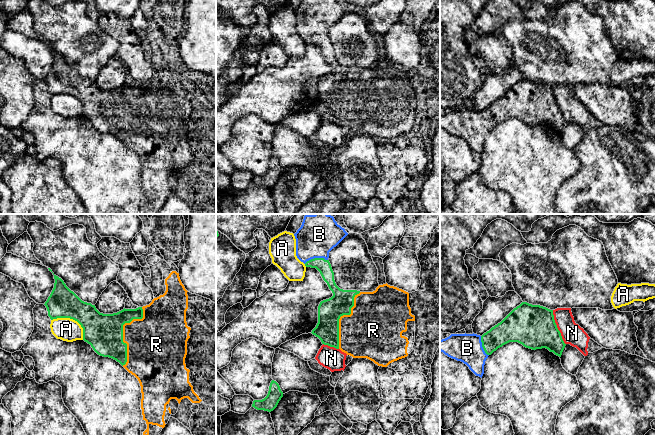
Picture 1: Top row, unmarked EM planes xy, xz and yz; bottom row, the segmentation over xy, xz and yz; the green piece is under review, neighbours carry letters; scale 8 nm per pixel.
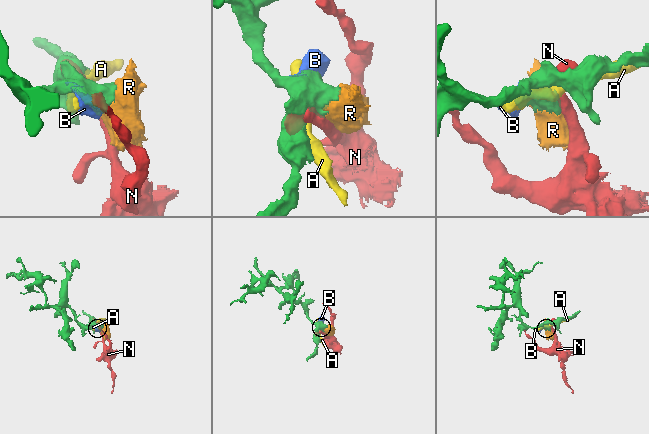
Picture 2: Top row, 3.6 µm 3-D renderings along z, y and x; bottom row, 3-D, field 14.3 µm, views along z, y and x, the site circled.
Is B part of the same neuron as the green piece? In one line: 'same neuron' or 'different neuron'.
same neuron

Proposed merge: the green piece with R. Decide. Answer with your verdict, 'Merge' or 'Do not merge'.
Merge

